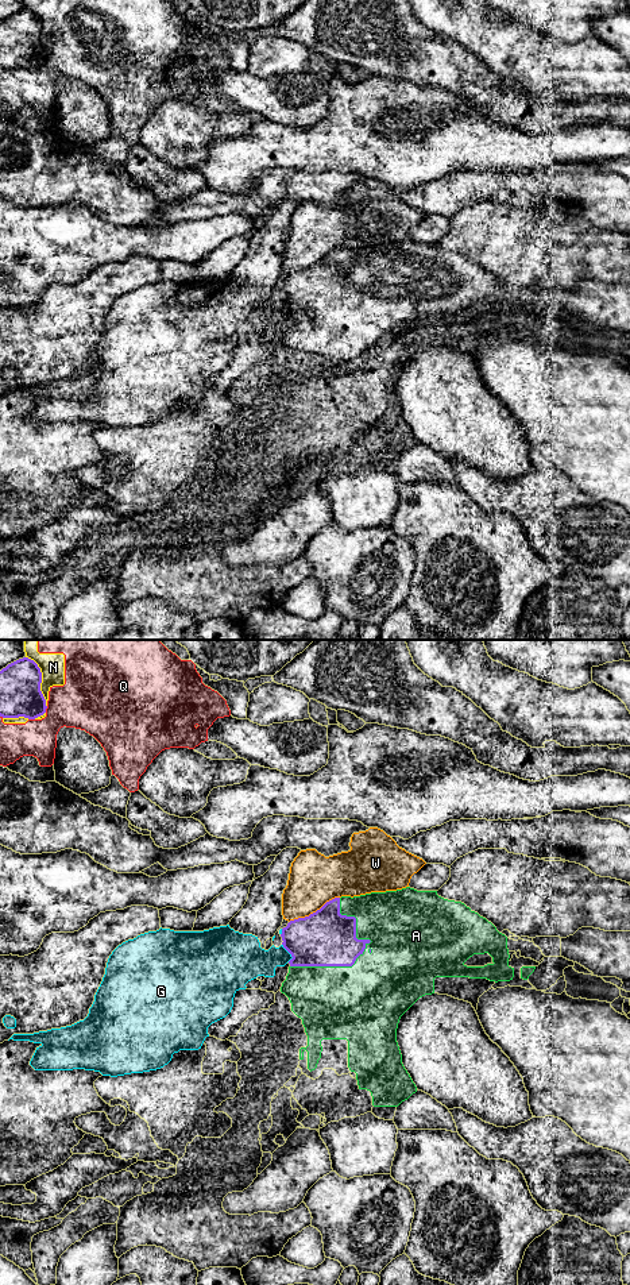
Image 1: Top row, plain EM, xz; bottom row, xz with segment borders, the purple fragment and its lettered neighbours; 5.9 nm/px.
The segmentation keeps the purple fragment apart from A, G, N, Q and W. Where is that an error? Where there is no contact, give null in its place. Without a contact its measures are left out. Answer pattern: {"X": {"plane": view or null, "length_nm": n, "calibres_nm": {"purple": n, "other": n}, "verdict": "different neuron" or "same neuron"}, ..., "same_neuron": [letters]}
{"A": {"plane": "xz", "length_nm": 500, "calibres_nm": {"purple": 340, "other": 420}, "verdict": "same neuron"}, "G": {"plane": "xz", "length_nm": 120, "calibres_nm": {"purple": 340, "other": 220}, "verdict": "different neuron"}, "N": {"plane": "xz", "length_nm": 320, "calibres_nm": {"purple": 240, "other": 150}, "verdict": "different neuron"}, "Q": {"plane": "xz", "length_nm": 40, "calibres_nm": {"purple": 240, "other": 340}, "verdict": "different neuron"}, "W": {"plane": "xz", "length_nm": 340, "calibres_nm": {"purple": 340, "other": 300}, "verdict": "different neuron"}, "same_neuron": ["A"]}

